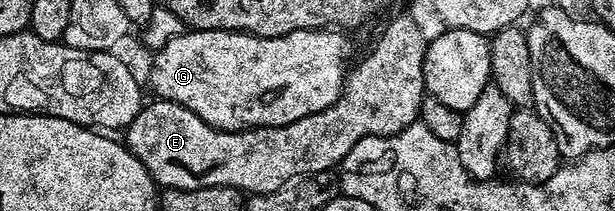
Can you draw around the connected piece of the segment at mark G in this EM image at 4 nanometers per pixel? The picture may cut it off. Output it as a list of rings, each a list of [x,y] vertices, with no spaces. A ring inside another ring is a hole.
[[[312,28],[311,30],[299,30],[286,36],[276,36],[275,38],[263,38],[262,36],[252,36],[249,32],[218,32],[217,30],[186,30],[179,38],[171,38],[167,46],[156,49],[153,65],[151,66],[148,87],[153,87],[153,96],[162,100],[179,102],[187,106],[203,122],[215,126],[219,130],[228,132],[242,132],[244,128],[286,128],[291,122],[299,122],[299,118],[310,116],[316,112],[327,110],[341,96],[341,90],[345,86],[347,79],[347,67],[345,68],[344,60],[349,56],[349,44],[344,40],[342,33],[337,30],[322,30]]]

